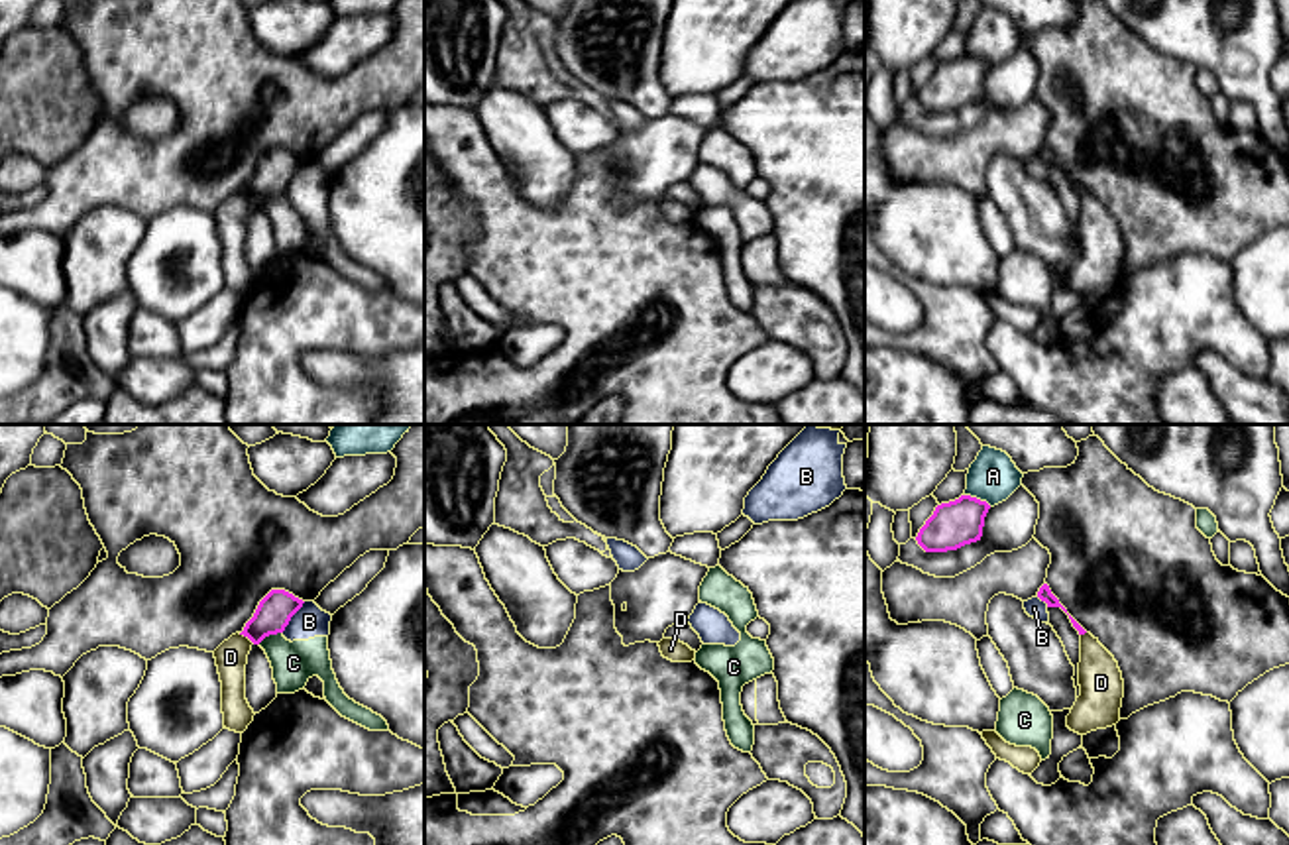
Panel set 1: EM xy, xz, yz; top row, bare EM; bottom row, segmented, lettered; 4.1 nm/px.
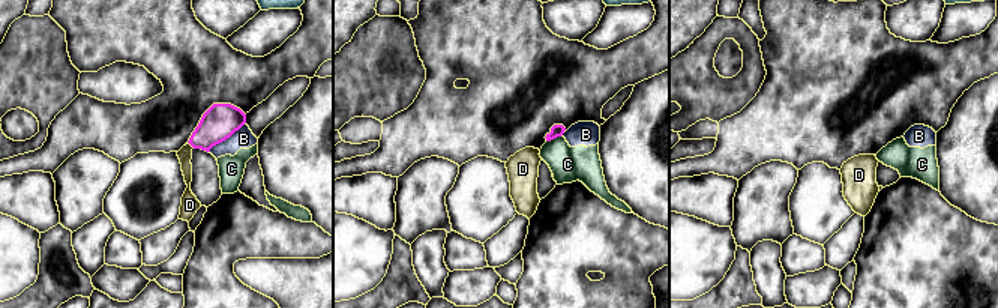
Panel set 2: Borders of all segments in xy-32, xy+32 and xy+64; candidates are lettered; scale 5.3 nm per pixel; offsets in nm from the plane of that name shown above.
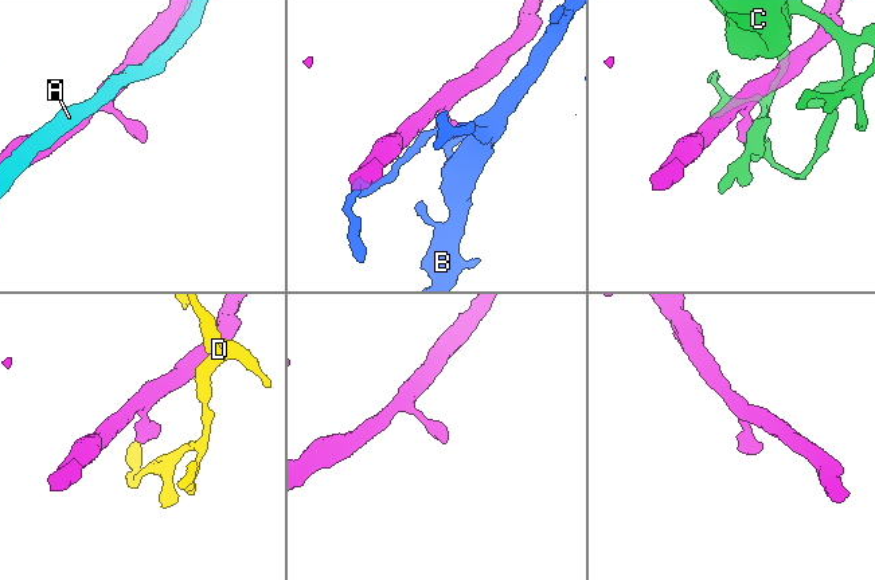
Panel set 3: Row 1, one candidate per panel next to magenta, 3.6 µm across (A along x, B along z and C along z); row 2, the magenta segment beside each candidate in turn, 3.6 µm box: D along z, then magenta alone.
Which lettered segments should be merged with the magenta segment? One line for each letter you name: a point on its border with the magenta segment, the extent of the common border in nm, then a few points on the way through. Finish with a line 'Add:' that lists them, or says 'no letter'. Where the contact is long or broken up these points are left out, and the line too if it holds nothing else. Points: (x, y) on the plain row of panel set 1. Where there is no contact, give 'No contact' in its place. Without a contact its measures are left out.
Add: no letter

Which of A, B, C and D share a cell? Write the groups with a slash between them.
A / B / C / D

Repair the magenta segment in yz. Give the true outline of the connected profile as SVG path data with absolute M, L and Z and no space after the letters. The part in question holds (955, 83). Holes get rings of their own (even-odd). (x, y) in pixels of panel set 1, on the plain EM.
M971 55L941 63L920 88L916 100L925 112L957 110L982 96L990 65Z

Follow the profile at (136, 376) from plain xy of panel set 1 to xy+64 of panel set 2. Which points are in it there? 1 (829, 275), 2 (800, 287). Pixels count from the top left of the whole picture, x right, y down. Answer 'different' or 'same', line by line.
1: same
2: same

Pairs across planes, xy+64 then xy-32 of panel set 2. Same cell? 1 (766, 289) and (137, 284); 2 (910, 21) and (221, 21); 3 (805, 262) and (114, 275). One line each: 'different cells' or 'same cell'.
1: different cells
2: same cell
3: different cells

